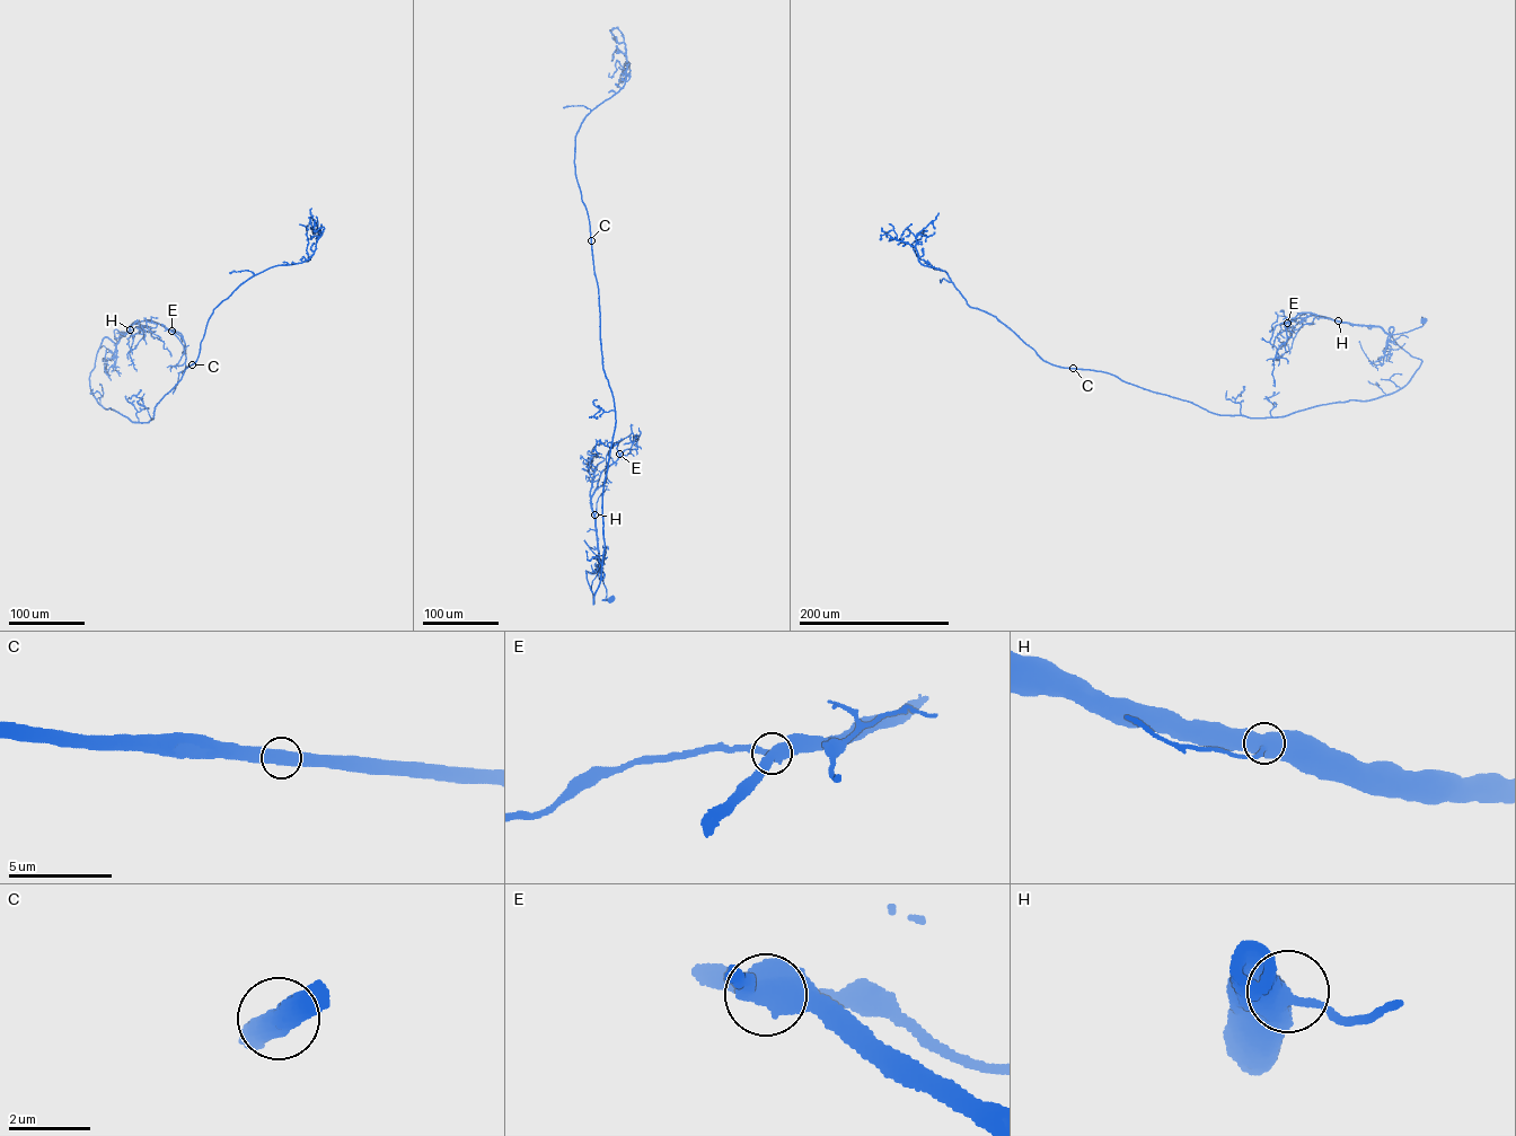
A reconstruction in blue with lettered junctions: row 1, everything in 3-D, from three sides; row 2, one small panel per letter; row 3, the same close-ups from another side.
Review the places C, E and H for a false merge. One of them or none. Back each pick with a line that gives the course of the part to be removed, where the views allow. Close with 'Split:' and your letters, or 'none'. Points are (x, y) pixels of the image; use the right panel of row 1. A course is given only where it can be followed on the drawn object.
Split: none

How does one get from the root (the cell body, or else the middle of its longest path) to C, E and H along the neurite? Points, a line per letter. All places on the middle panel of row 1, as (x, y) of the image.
C: (613, 598), (602, 600), (600, 570), (585, 571), (593, 604), (616, 417), (604, 367), (591, 240)
E: (613, 598), (602, 600), (606, 590), (591, 500), (600, 473), (619, 454)
H: (613, 598), (602, 600), (606, 590), (600, 570), (595, 514)

